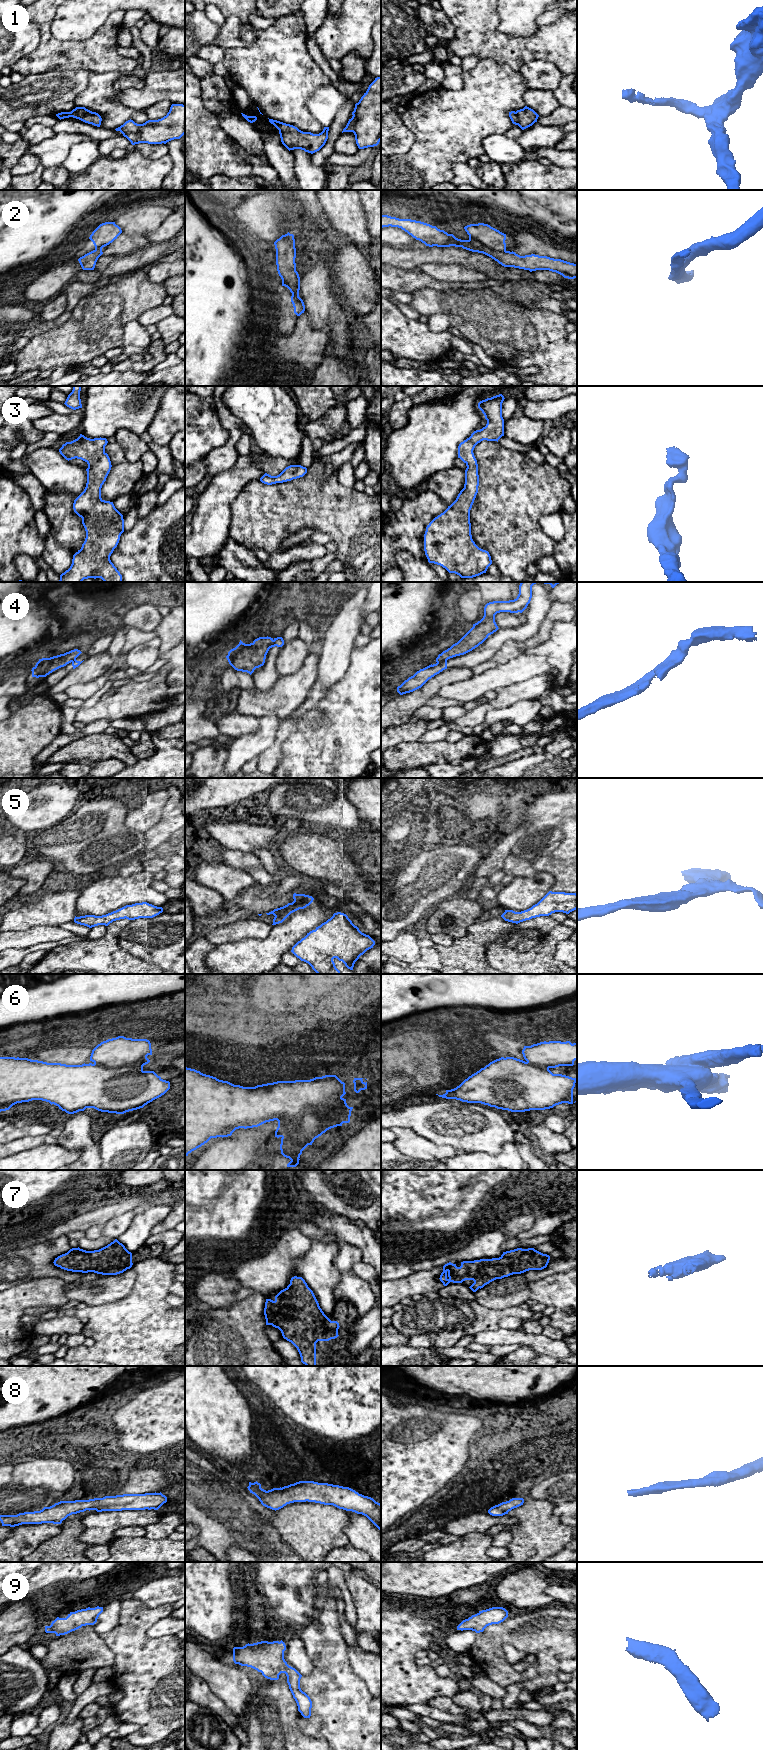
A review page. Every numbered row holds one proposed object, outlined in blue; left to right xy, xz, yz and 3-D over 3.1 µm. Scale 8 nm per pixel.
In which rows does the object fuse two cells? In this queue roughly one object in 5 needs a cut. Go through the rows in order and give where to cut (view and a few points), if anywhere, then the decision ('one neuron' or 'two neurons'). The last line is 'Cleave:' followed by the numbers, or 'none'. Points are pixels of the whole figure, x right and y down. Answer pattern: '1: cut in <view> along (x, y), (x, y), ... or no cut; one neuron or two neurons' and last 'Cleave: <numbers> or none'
1: no cut; one neuron
2: cut in yz along (469, 239), (474, 239), (490, 249), (505, 251); two neurons
3: no cut; one neuron
4: cut in yz along (446, 659), (437, 663); two neurons
5: no cut; one neuron
6: cut in xz along (346, 1108), (338, 1105), (333, 1108), (309, 1109), (282, 1137); two neurons
7: no cut; one neuron
8: no cut; one neuron
9: no cut; one neuron
Cleave: 2, 4, 6

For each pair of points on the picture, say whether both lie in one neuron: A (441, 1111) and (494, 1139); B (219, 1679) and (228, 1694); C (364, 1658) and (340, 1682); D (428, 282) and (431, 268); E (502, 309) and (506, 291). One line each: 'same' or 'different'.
A: same
B: same
C: different
D: different
E: different

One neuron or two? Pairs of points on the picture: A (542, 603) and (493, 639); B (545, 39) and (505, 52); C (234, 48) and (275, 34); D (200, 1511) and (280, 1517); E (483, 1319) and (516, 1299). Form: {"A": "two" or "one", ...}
{"A": "one", "B": "one", "C": "one", "D": "two", "E": "two"}

